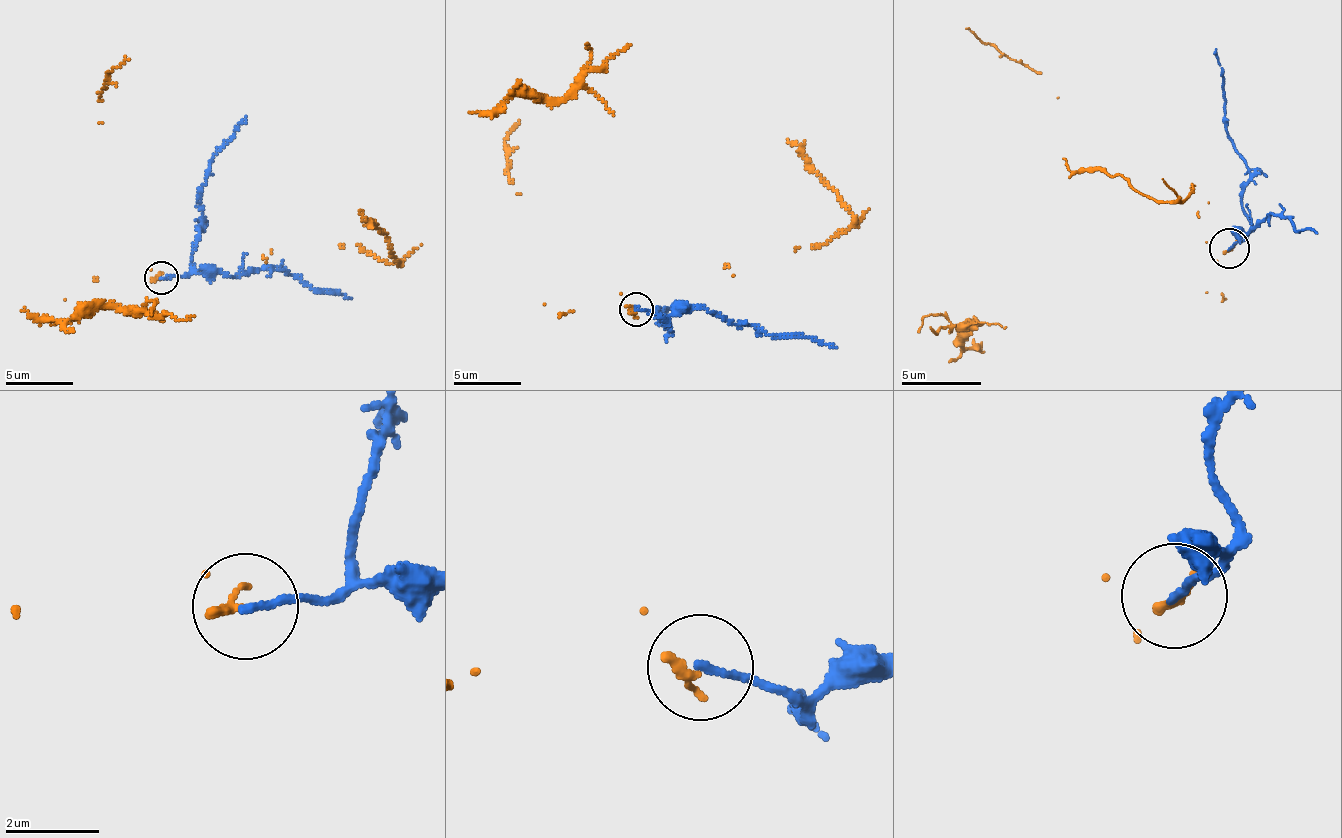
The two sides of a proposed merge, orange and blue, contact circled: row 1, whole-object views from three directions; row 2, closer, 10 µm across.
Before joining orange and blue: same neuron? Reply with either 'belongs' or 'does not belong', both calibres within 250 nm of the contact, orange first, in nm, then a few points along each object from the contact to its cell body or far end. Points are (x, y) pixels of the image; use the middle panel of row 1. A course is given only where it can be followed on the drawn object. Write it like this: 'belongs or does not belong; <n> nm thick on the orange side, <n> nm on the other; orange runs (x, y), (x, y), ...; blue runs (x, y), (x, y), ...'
belongs; 200 nm thick on the orange side, 160 nm on the other; orange runs (635, 310), (626, 306), (613, 115), (796, 145), (813, 172), (841, 196), (852, 216), (845, 229), (811, 248); blue runs (635, 310), (667, 318), (708, 309), (735, 324), (759, 325), (769, 335), (822, 341), (836, 347)

